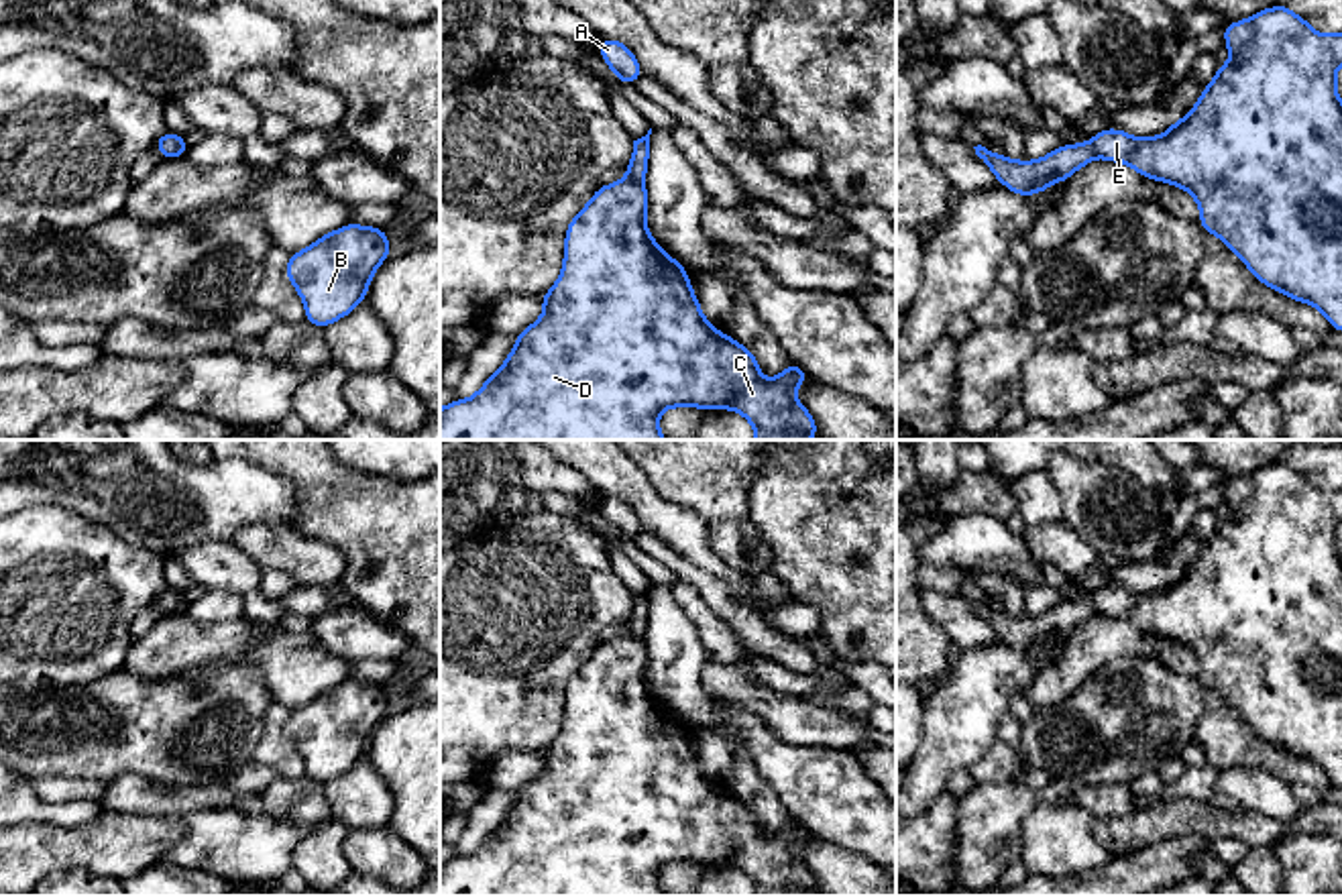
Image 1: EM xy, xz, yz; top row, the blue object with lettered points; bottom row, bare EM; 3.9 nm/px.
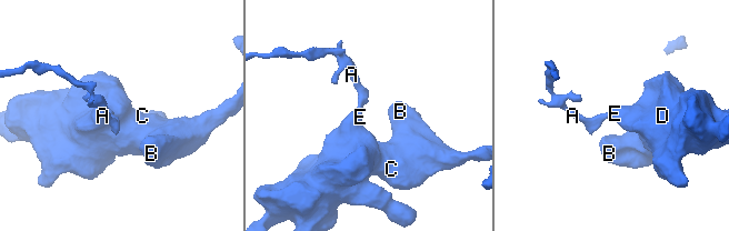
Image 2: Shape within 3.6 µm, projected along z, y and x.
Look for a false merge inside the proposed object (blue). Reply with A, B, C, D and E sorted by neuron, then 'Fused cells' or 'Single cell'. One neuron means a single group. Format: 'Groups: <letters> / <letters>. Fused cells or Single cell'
Groups: A / B C D E. Fused cells

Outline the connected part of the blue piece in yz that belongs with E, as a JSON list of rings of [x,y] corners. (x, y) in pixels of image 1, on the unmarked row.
[[[1285,460],[1224,481],[1222,487],[1232,517],[1220,521],[1185,574],[1165,591],[1147,595],[1106,584],[1092,593],[1094,611],[1189,648],[1201,666],[1204,688],[1218,690],[1261,739],[1316,762],[1332,786],[1342,788],[1342,558],[1336,546],[1342,489],[1320,491]]]

